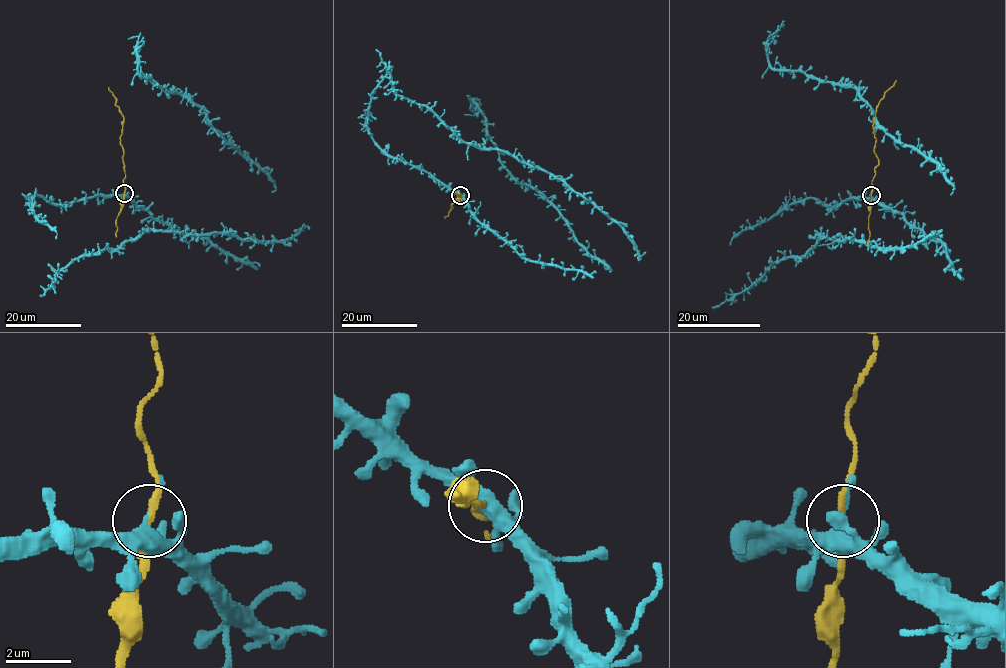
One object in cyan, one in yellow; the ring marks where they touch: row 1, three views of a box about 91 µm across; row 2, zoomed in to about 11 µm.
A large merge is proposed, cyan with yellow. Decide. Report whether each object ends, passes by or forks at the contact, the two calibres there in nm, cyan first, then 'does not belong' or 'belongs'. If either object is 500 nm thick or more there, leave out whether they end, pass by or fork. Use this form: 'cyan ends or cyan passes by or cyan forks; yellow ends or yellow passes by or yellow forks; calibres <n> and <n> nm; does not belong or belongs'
cyan forks; yellow passes by; calibres 280 and 200 nm; belongs

